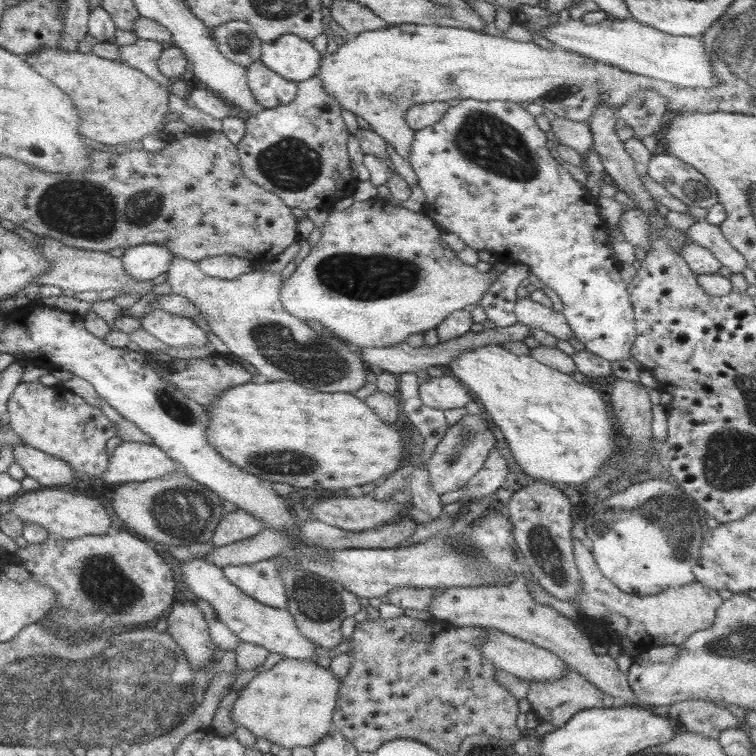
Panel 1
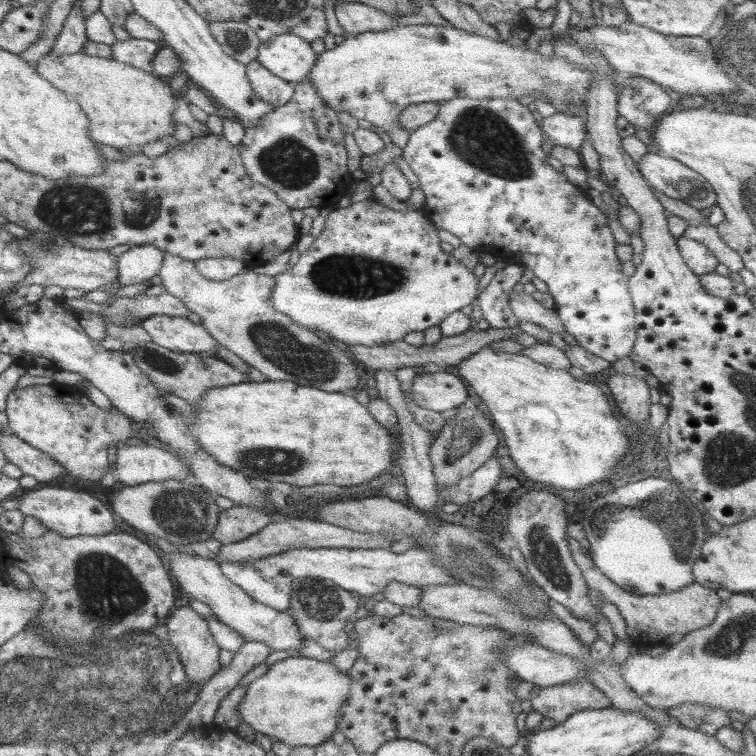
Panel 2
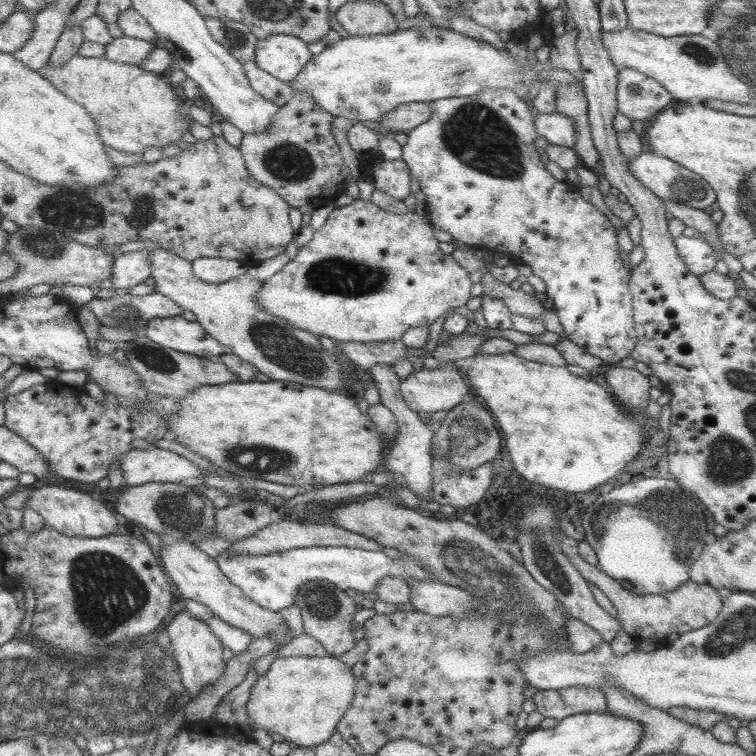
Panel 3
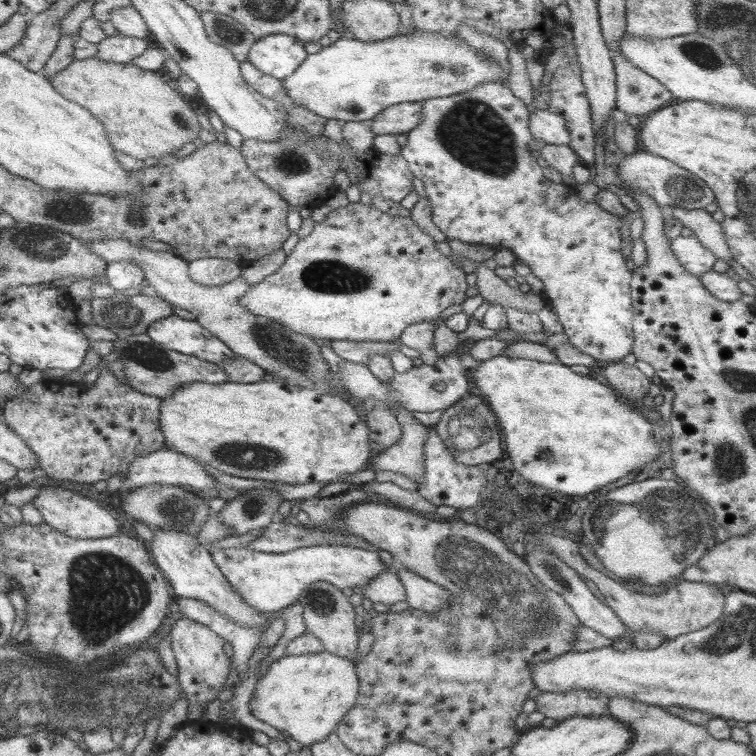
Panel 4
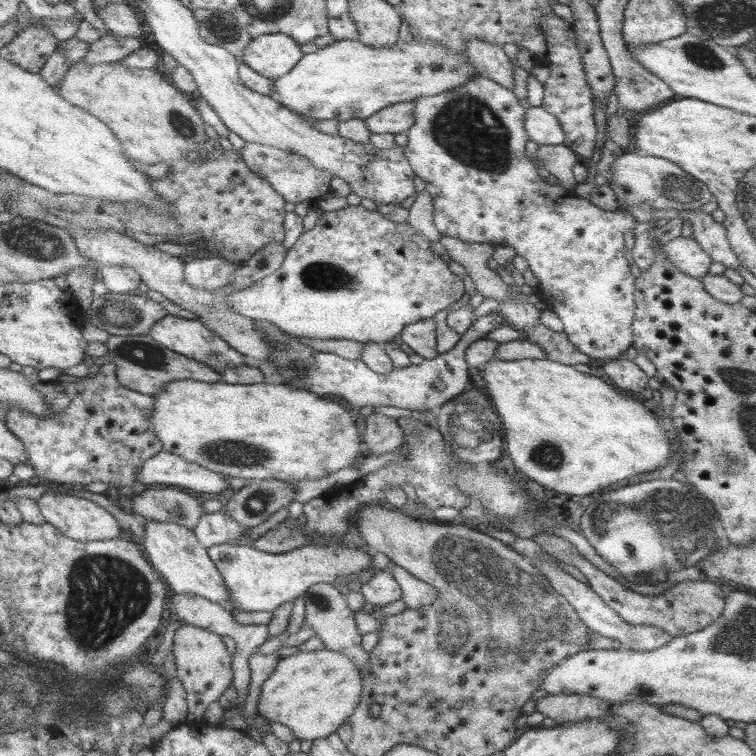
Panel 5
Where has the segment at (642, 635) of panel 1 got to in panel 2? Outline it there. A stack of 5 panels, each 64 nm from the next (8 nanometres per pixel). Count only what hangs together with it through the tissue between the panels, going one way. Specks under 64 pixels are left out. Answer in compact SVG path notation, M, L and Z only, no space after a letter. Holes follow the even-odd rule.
M566 536L566 542L572 553L574 562L581 570L587 587L591 603L601 609L603 602L601 598L611 602L618 608L622 618L626 621L626 632L630 639L647 649L648 646L666 645L671 646L680 642L686 634L693 630L698 630L708 626L717 615L717 610L722 604L715 590L702 586L696 581L683 586L680 590L672 591L659 595L635 595L626 592L615 582L612 582L602 571L593 563L593 560L586 556L583 543Z

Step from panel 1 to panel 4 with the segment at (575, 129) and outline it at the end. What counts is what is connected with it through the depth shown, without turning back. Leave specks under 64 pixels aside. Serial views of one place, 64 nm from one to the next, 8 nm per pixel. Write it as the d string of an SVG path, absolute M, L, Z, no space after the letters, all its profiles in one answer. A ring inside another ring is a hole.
M535 109L529 114L529 129L533 138L546 144L568 145L571 141L563 118L548 109Z

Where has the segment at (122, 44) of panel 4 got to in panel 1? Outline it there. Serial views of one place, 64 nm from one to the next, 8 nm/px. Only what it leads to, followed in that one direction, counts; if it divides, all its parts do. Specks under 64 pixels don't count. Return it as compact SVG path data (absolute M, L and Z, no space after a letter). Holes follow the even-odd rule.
M139 38L130 46L118 46L120 62L141 70L160 86L169 88L171 80L166 78L156 67L164 48L165 45L161 42Z

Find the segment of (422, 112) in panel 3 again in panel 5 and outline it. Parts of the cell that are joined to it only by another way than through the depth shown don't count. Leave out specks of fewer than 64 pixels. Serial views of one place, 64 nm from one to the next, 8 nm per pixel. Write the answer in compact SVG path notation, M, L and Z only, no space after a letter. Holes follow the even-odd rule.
M398 102L395 105L385 106L365 119L370 132L376 134L398 134L407 131L414 124L414 102Z

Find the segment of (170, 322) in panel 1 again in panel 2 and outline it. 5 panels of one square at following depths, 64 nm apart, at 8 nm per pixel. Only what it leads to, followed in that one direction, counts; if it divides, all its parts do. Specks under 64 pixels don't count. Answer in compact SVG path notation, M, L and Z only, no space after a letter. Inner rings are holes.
M154 315L141 324L153 342L165 349L207 355L226 349L202 325L192 323L187 317Z

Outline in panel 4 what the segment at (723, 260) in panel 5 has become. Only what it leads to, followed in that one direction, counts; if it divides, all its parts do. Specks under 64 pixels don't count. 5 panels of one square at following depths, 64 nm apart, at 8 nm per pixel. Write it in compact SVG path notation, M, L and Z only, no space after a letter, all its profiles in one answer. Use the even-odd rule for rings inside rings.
M671 206L669 209L673 218L680 220L683 226L689 228L706 249L710 250L717 259L724 260L734 266L730 247L726 242L724 231L720 222L716 222L713 216L704 209L685 209L679 206Z

